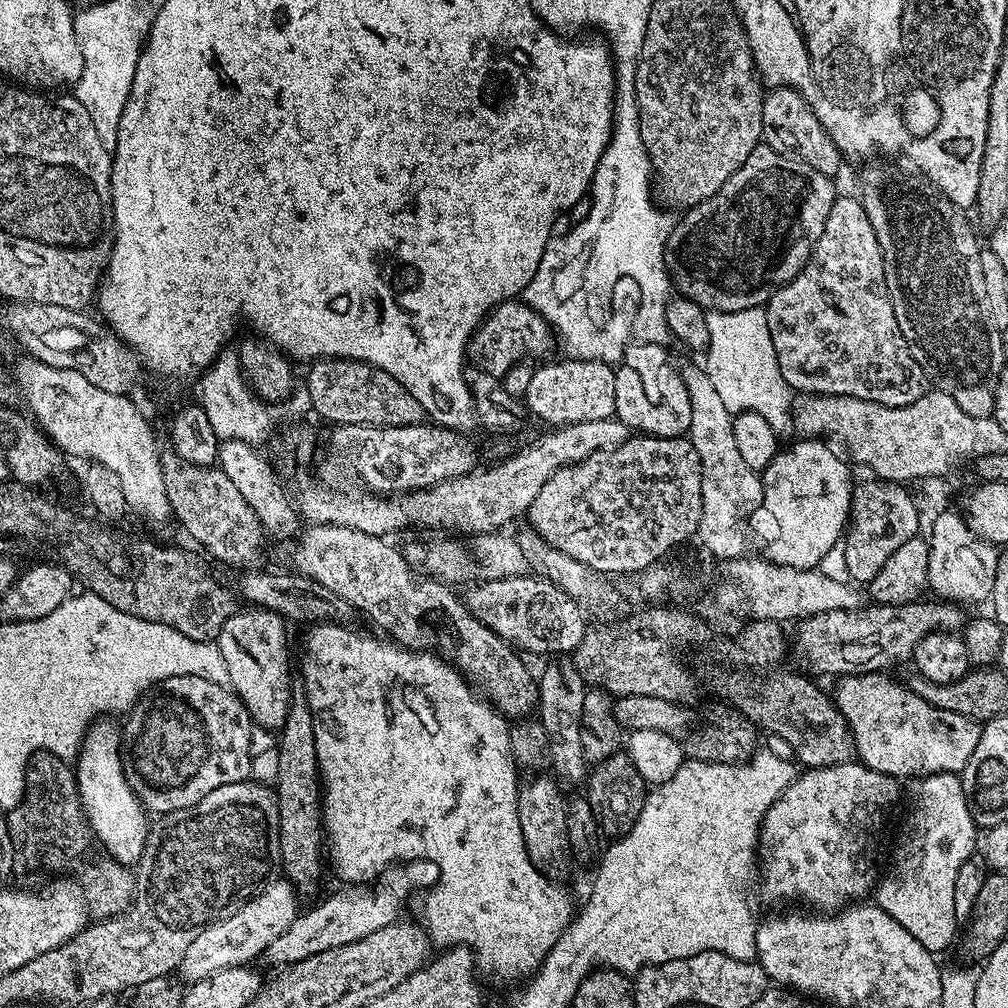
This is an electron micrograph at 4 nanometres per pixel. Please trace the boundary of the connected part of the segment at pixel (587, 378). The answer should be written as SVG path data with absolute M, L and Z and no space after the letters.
M559 358L553 364L544 364L535 369L530 378L530 384L522 397L527 411L532 412L540 420L545 420L548 426L563 426L577 424L578 422L598 422L610 420L616 415L616 403L614 402L614 382L616 374L611 364L603 364L601 360L573 360L571 358Z

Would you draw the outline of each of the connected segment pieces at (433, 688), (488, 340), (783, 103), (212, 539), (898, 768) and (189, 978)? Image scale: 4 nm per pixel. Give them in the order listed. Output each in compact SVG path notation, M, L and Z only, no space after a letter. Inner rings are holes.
M329 622L326 624L315 625L311 629L312 632L308 636L308 641L304 644L304 657L300 660L300 672L304 675L304 685L302 691L308 701L309 708L312 709L312 719L316 721L314 726L314 734L316 735L316 763L318 765L318 776L322 781L323 796L322 796L322 828L326 833L326 844L332 847L332 864L336 867L336 872L341 876L344 882L349 885L367 885L369 882L375 881L377 877L384 872L386 866L393 863L394 858L403 858L405 861L428 859L433 860L438 864L440 877L435 885L427 889L424 900L424 920L422 919L422 927L428 934L428 939L436 942L440 940L444 946L463 946L472 949L473 953L479 954L480 952L480 936L468 936L468 932L464 932L464 928L460 928L460 924L464 924L464 916L468 916L468 920L472 920L472 924L480 924L480 920L488 920L488 916L492 916L492 920L512 920L512 916L500 916L500 904L504 904L504 912L508 912L508 908L520 908L520 900L524 900L524 908L540 908L540 900L536 900L536 896L532 896L532 892L540 892L540 888L544 888L544 883L549 880L541 869L533 864L532 859L528 857L528 851L524 845L522 838L522 826L518 822L518 779L516 780L516 772L518 773L518 765L512 758L512 751L508 745L508 729L510 727L509 721L501 716L487 700L481 698L470 687L469 681L451 663L439 660L436 656L431 656L430 653L424 652L425 650L409 650L403 646L397 646L395 643L387 642L383 644L380 640L375 640L372 636L367 636L364 632L355 632L354 629L348 628L344 632L345 625L340 622Z
M508 300L505 304L500 304L498 307L492 309L487 316L484 317L479 328L472 335L470 341L470 360L475 367L482 369L486 374L491 376L502 377L507 374L514 365L521 363L524 356L544 356L551 350L553 344L554 348L554 333L544 319L536 313L532 308L523 302L516 300Z
M776 86L765 95L762 106L762 130L764 131L763 143L770 145L776 151L783 152L786 156L796 157L806 166L818 170L823 176L836 178L839 174L842 154L838 146L832 141L830 134L826 134L814 110L810 110L808 103L793 88Z
M161 451L162 483L166 486L166 498L170 498L172 515L216 560L236 564L244 560L244 568L256 570L261 567L260 559L264 548L260 545L262 529L254 510L248 506L246 498L238 494L234 482L226 478L216 466L201 466L182 462L175 452ZM229 524L232 528L224 528Z
M844 674L837 680L840 681L836 684L836 692L834 691L834 703L848 723L848 733L852 736L852 746L859 763L870 770L878 770L895 778L919 778L939 772L963 773L970 762L970 754L974 754L974 746L978 746L981 725L977 721L934 707L918 694L914 694L911 687L904 685L903 688L898 681L891 680L888 674Z
M269 883L263 890L257 891L252 899L240 905L234 914L230 914L224 920L214 922L209 928L204 928L202 934L198 934L194 942L190 942L182 958L178 969L179 979L185 985L193 984L202 978L210 978L210 974L218 974L218 970L248 966L253 963L252 959L255 956L256 959L263 957L270 942L278 938L298 915L297 893L291 883L283 883Z

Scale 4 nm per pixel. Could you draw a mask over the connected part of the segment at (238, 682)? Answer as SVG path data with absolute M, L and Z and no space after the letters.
M255 606L238 610L222 626L218 637L220 653L226 662L228 684L244 703L244 709L257 725L279 730L284 726L290 703L288 688L288 632L283 616Z

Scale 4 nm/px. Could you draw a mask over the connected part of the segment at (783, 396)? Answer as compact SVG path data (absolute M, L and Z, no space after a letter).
M758 307L737 312L708 312L704 317L704 330L706 351L702 367L718 398L722 398L722 406L733 414L758 414L777 434L791 433L794 393L778 370L774 344L770 342L767 311Z

